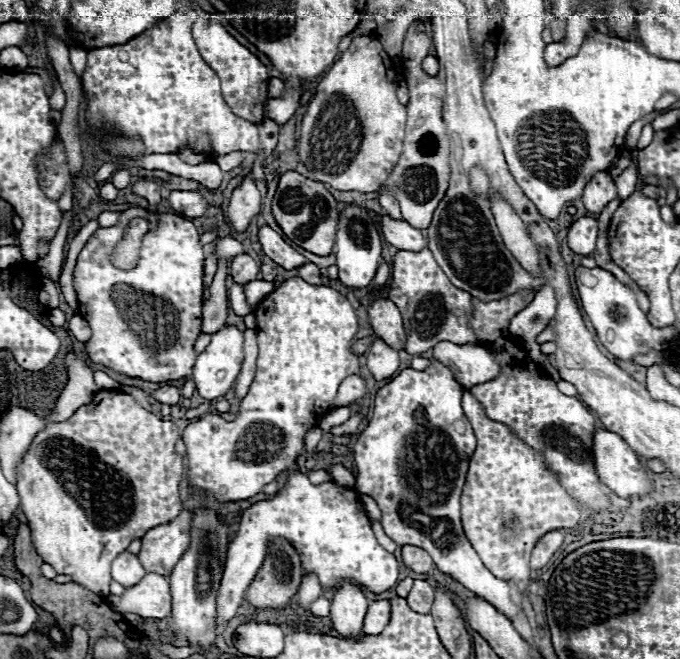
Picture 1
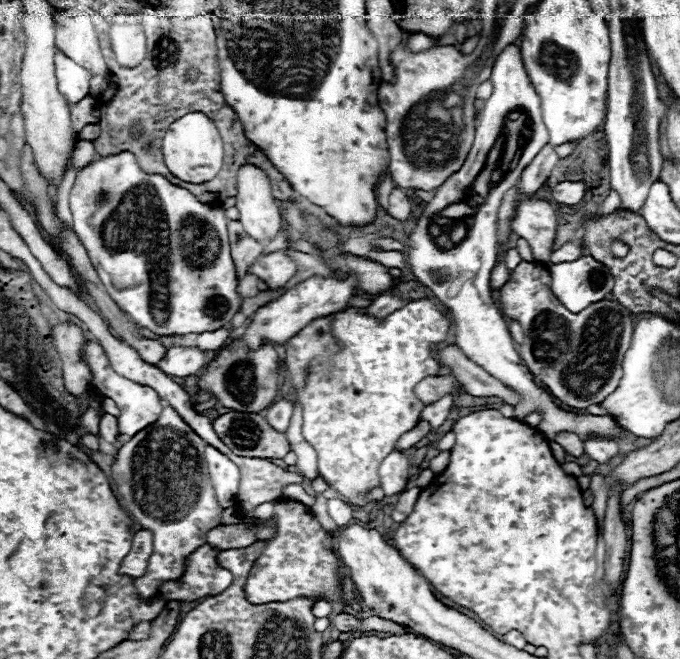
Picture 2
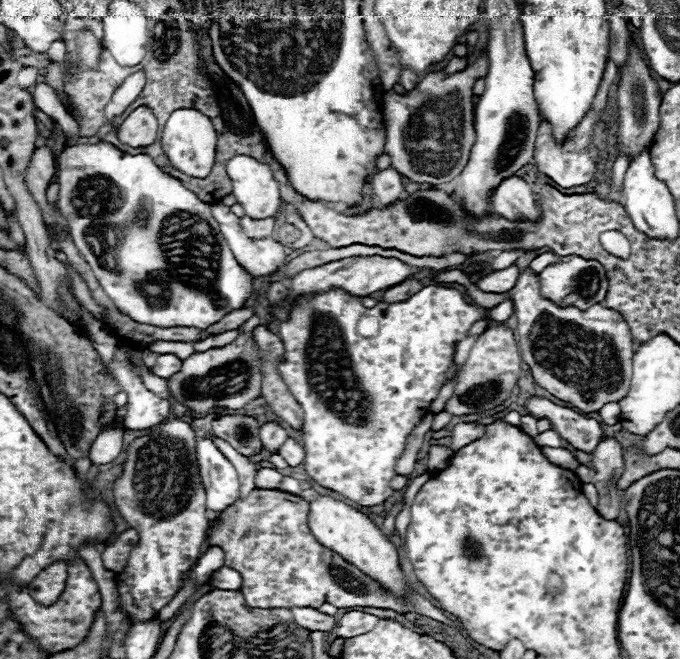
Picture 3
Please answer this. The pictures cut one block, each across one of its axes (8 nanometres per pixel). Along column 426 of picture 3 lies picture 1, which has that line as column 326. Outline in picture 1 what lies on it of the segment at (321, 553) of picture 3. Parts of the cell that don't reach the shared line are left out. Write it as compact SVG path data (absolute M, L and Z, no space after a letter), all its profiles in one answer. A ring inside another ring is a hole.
M320 596L314 604L312 604L312 614L314 616L320 616L320 618L324 618L324 616L328 616L330 614L330 602L324 598L324 596Z

